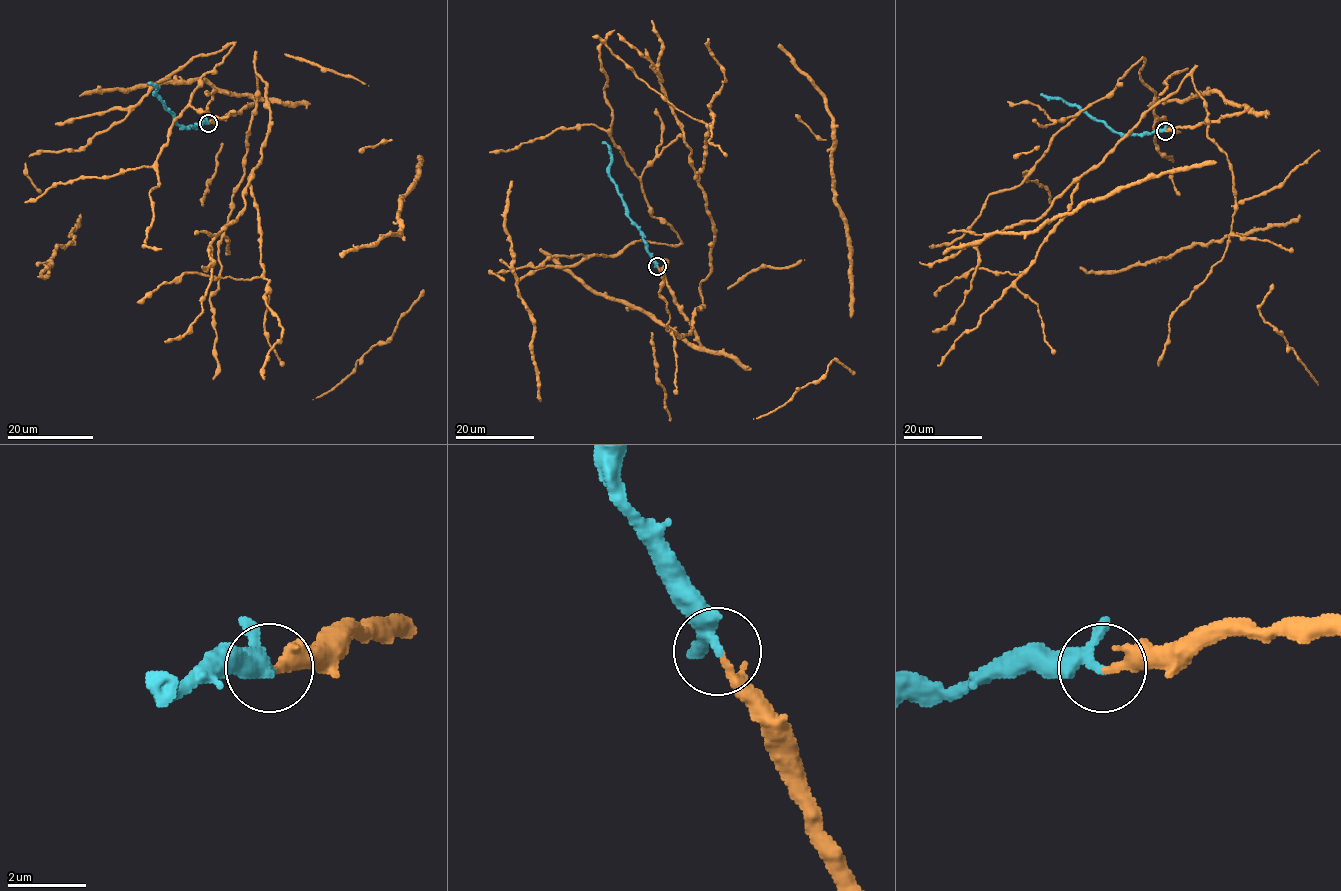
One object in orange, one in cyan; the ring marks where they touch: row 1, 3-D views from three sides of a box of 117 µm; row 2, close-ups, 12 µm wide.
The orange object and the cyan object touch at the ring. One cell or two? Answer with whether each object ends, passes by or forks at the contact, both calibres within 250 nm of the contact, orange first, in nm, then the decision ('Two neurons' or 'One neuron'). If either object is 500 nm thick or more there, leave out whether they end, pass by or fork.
At the ring orange passes by. At the ring cyan passes by. Thickness 180 nm (orange) against 280 nm. One neuron

